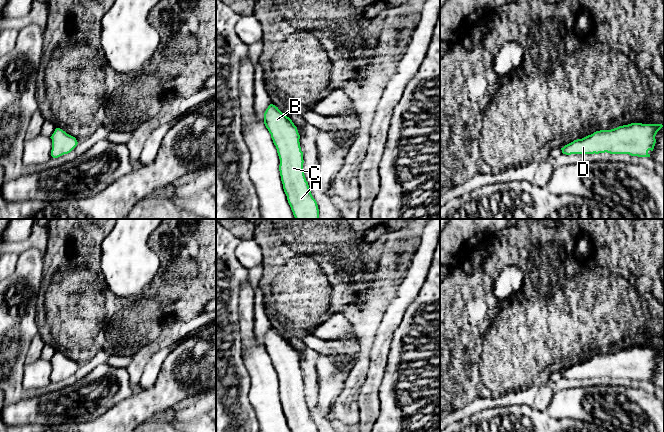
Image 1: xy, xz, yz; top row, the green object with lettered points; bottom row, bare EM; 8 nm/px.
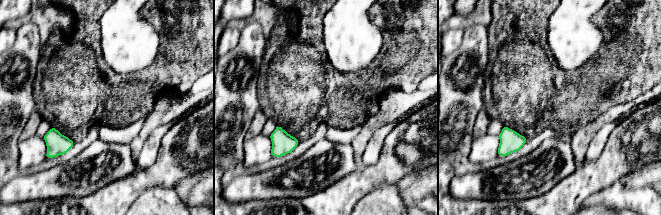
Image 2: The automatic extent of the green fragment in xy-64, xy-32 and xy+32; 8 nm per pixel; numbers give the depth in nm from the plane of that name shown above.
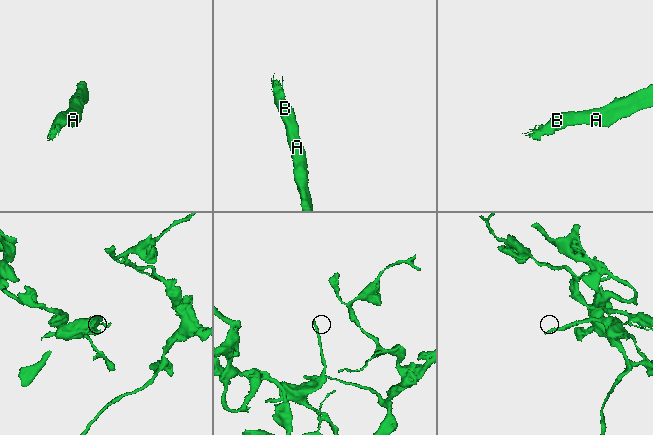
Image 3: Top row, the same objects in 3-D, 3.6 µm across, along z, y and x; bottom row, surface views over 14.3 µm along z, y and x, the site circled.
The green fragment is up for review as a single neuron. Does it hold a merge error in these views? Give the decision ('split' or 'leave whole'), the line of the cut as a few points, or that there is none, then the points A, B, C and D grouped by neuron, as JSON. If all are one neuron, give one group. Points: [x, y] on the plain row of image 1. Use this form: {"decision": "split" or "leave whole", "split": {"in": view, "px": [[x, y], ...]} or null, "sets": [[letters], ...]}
{"decision": "leave whole", "split": null, "sets": [["A", "B", "C", "D"]]}

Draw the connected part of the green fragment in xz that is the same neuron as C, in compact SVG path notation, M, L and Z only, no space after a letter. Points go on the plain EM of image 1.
M273 328L264 337L264 348L277 373L281 405L290 431L318 432L304 399L297 351Z

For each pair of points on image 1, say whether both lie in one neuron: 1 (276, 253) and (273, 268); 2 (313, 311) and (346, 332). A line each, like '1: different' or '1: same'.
1: same
2: different

